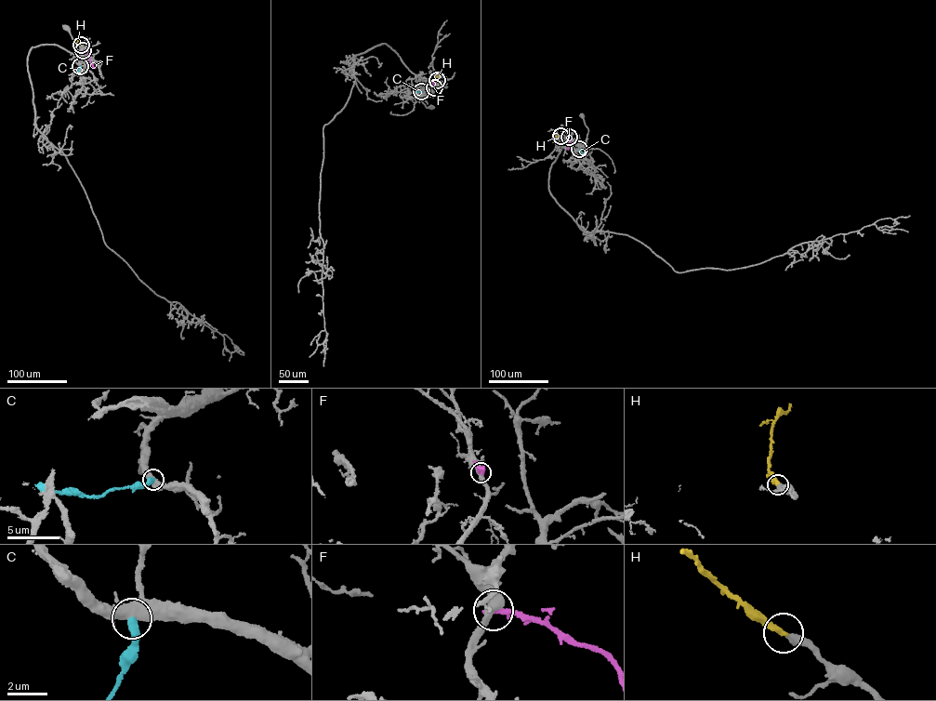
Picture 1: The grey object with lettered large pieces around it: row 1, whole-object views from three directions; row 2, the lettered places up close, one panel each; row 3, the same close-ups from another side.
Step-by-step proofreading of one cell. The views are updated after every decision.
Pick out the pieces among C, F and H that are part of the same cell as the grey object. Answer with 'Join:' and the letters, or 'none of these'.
Join: H

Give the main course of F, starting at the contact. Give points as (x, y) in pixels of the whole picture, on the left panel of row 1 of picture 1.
F: (83, 50), (95, 68)

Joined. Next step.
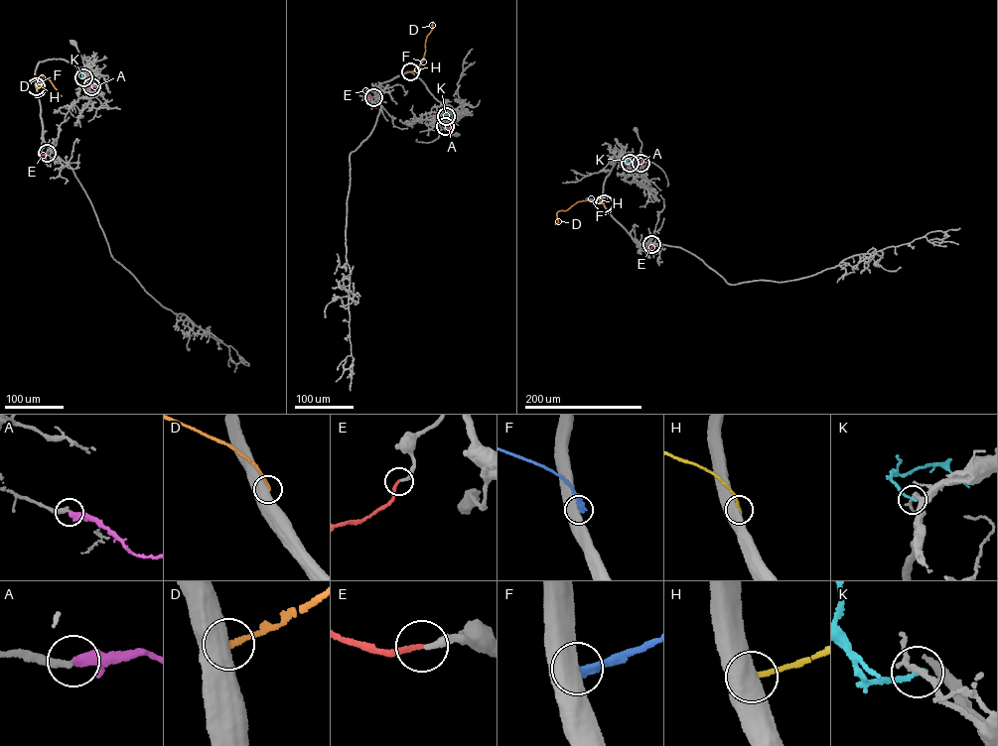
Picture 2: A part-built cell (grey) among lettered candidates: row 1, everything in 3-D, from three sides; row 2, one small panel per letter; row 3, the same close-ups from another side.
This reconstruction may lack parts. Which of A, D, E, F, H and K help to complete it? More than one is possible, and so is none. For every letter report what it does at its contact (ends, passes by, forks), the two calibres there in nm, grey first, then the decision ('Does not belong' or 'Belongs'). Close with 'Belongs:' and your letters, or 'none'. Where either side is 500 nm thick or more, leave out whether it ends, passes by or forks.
A: It passes by. Thickness 280 nm (grey) against 280 nm. Belongs
D: Thickness 750 nm (grey) against 190 nm. Does not belong
E: It ends there. Thickness 240 nm (grey) against 220 nm. Belongs
F: Thickness 800 nm (grey) against 360 nm. Does not belong
H: Thickness 550 nm (grey) against 190 nm. Does not belong
K: It ends there. Thickness 170 nm (grey) against 200 nm. Does not belong
Belongs: A, E

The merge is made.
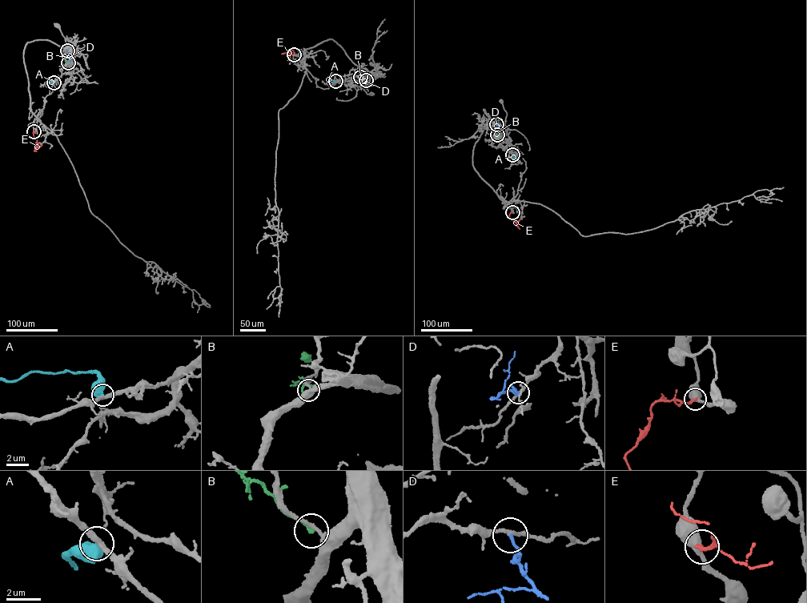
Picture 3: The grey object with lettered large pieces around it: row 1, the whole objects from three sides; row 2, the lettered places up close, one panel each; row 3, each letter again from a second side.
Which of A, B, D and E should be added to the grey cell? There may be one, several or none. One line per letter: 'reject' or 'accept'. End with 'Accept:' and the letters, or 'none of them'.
A: reject
B: reject
D: reject
E: reject
Accept: none of them

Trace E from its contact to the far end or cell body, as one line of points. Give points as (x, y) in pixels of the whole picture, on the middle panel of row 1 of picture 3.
E: (294, 54), (291, 50), (287, 53), (290, 54), (291, 59)

